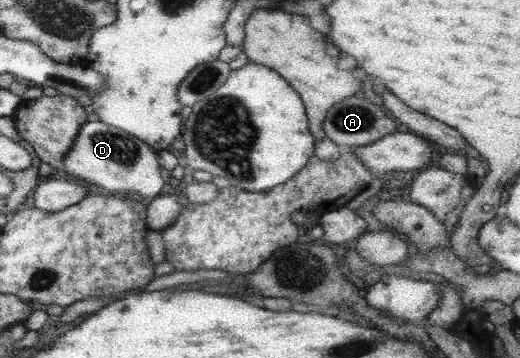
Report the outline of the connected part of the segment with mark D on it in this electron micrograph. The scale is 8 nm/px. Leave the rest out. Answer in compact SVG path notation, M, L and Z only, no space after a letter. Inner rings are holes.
M99 121L81 124L73 146L61 160L63 170L79 180L85 180L92 186L114 191L119 195L133 195L138 198L154 199L159 196L163 180L159 175L159 163L156 153L149 145L127 132L103 124Z

